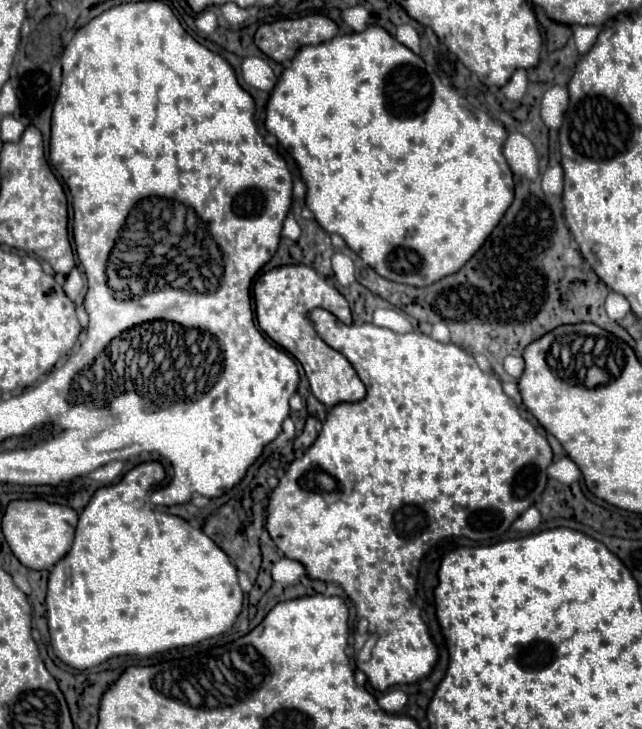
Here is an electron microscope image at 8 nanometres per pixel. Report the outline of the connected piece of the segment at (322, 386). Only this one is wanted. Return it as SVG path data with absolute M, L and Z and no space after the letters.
M284 265L258 277L258 281L254 283L254 301L256 301L256 313L258 313L256 319L260 329L274 343L284 347L302 363L306 377L310 381L312 395L324 407L330 409L338 403L354 403L366 397L366 387L356 375L350 361L342 353L324 343L310 323L310 311L316 307L330 311L346 325L352 323L350 307L336 287L332 287L324 277L320 277L308 265Z

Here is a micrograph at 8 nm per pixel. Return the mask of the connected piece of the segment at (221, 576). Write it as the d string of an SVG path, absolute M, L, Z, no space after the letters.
M148 461L148 463L140 463L134 469L130 469L118 483L108 485L108 487L100 487L94 497L90 499L90 503L86 505L86 509L82 511L80 519L76 526L75 536L72 549L68 551L68 555L64 559L60 559L52 571L50 571L50 579L48 579L48 595L46 595L46 611L48 611L48 629L50 629L50 645L54 649L54 655L74 667L74 669L90 669L96 667L100 663L104 663L110 657L118 657L118 655L140 655L140 657L150 657L168 649L176 649L176 647L186 647L186 645L194 645L200 643L204 639L212 639L216 635L226 633L234 621L238 619L240 611L242 611L242 603L244 603L244 593L238 585L238 573L236 567L230 563L228 555L202 531L192 527L188 521L174 517L174 515L162 515L162 513L154 513L152 505L148 503L148 491L152 489L152 485L158 485L164 479L164 467L158 461Z

